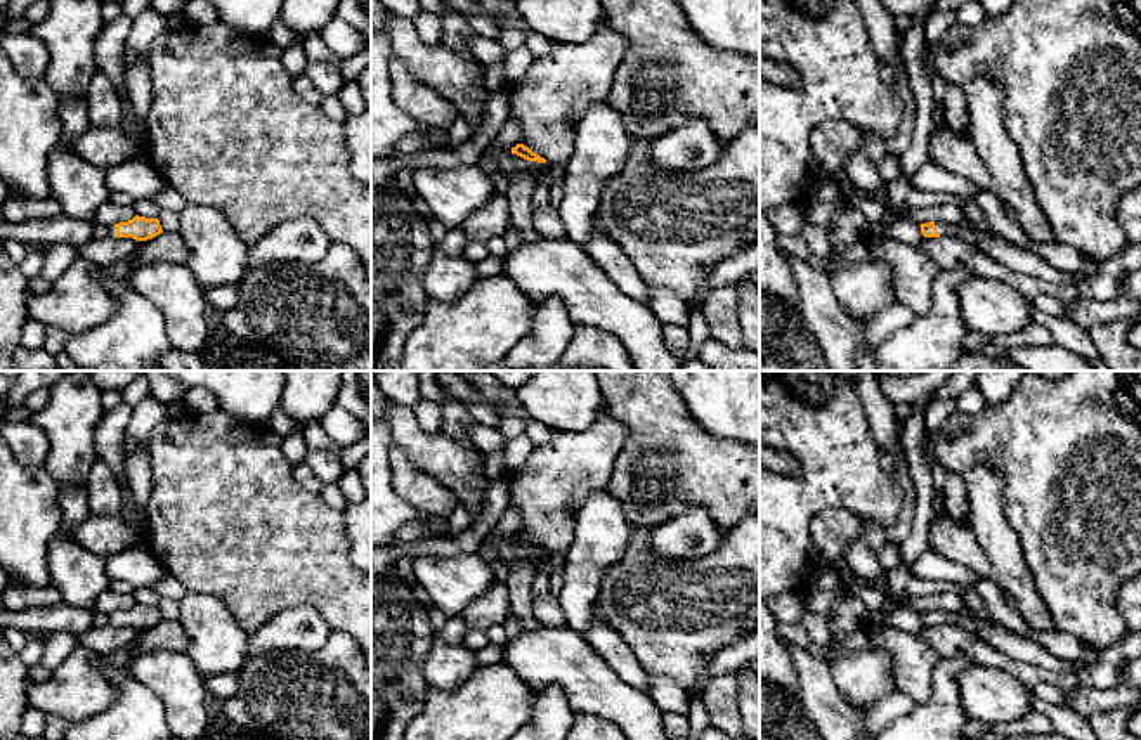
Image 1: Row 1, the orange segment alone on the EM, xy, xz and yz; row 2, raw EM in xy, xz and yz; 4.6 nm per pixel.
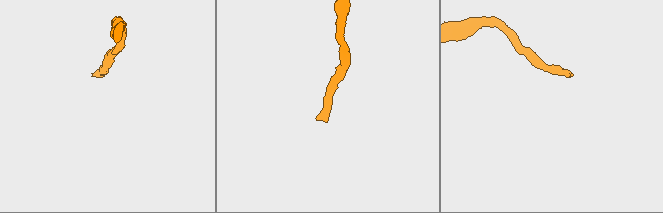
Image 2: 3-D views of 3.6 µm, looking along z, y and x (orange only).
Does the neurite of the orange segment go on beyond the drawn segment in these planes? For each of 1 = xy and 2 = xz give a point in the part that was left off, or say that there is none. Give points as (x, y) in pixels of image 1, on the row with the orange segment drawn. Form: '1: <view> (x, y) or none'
1: none
2: none

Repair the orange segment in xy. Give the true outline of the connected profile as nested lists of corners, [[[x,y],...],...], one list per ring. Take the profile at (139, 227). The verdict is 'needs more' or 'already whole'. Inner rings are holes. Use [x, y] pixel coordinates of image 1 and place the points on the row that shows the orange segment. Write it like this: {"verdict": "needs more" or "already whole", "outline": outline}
{"verdict": "already whole", "outline": [[[135,215],[128,222],[114,224],[116,237],[132,237],[135,241],[147,241],[163,232],[158,218],[146,218]]]}

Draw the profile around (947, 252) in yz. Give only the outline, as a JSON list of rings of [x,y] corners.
[[[954,236],[924,237],[917,246],[935,262],[938,270],[950,270],[959,263],[966,263],[973,269],[975,277],[1004,281],[1030,302],[1033,302],[1037,295],[1051,295],[1065,302],[1082,298],[1079,286],[1054,286],[1042,279],[1014,272],[990,255],[985,255]]]

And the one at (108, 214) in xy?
[[[104,203],[99,206],[97,213],[94,215],[92,222],[99,225],[111,227],[120,222],[128,222],[135,217],[132,206],[120,206],[116,203]]]

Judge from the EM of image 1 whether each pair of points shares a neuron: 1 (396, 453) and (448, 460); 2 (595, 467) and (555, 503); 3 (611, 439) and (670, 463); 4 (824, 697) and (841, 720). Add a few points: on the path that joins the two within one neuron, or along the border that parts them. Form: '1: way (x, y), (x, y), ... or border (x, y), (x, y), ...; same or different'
1: border (392, 442), (437, 480); different
2: way (585, 473), (566, 493); same
3: border (606, 406), (625, 428), (625, 442), (609, 480); different
4: way (824, 702), (836, 714); same

